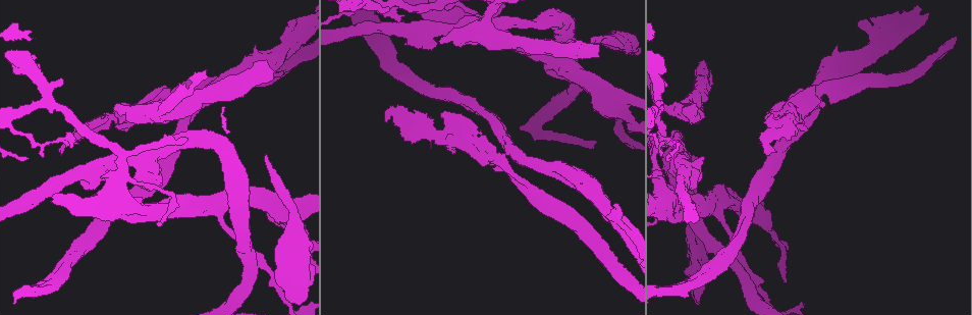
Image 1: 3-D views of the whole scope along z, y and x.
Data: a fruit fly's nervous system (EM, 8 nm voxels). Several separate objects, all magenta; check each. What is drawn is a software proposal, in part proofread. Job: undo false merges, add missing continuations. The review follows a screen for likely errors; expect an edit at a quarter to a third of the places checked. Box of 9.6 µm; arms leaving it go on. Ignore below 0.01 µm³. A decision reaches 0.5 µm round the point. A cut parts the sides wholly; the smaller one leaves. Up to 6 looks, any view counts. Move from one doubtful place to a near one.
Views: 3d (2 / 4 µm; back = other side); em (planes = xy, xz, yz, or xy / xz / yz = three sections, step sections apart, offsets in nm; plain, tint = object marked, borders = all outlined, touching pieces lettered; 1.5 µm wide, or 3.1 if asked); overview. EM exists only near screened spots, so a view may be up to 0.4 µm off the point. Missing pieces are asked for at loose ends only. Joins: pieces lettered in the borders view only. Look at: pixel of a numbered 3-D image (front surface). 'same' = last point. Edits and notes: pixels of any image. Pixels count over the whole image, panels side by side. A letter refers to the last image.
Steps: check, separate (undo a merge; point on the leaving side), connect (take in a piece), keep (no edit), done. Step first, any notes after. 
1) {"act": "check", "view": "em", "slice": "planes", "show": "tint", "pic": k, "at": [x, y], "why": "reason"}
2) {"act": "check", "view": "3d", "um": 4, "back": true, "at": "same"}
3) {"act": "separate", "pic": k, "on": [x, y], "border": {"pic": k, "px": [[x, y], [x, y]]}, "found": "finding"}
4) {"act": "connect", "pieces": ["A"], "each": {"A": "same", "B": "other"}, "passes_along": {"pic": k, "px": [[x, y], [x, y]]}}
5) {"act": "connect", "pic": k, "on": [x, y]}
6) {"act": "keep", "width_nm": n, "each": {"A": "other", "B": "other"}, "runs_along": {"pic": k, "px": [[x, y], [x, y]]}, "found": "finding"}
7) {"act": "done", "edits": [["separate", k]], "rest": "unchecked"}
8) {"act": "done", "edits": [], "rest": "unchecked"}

{"act": "check", "view": "em", "slice": "xy", "step": 8, "show": "tint", "pic": 1, "at": [590, 38], "why": "branch stops here"}

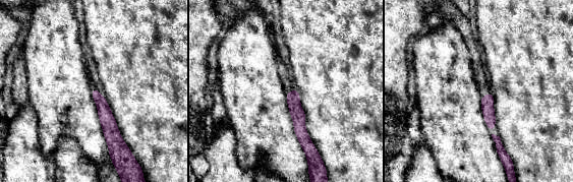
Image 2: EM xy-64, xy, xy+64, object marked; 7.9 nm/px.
{"act": "check", "view": "em", "slice": "yz", "step": 4, "show": "borders", "at": "same", "why": "cut it another way"}

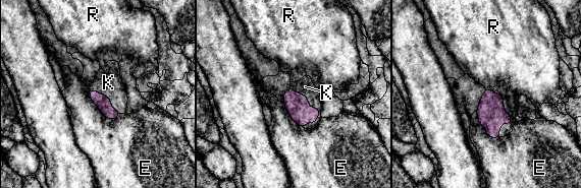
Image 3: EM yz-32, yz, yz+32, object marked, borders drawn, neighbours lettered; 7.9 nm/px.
{"act": "connect", "pieces": ["K"], "width_nm": 110, "each": {"E": "other", "K": "same", "R": "other"}, "passes_along": {"pic": 3, "px": [[103, 103], [108, 97], [108, 82]]}, "found": "the neuron continues"}

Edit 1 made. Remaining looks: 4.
{"act": "check", "view": "overview"}

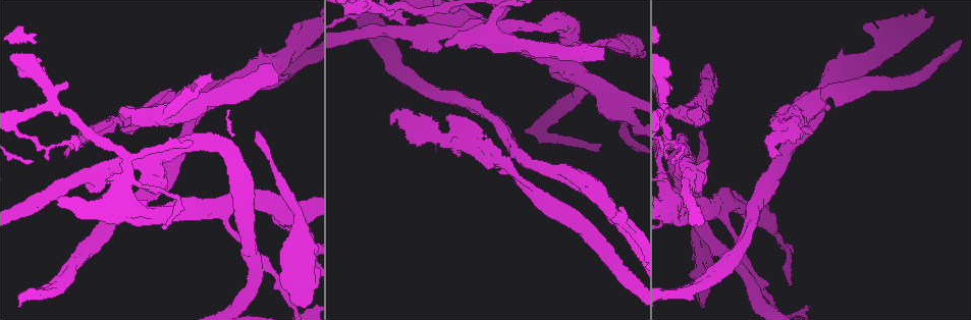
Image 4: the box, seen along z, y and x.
{"act": "check", "view": "em", "slice": "xz", "step": 8, "show": "borders", "pic": 4, "at": [604, 59]}

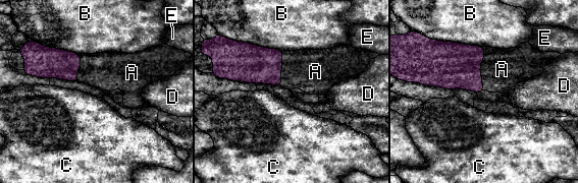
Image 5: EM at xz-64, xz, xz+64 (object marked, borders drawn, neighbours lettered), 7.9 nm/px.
{"act": "check", "view": "em", "slice": "planes", "show": "borders", "at": "same", "why": "another direction"}

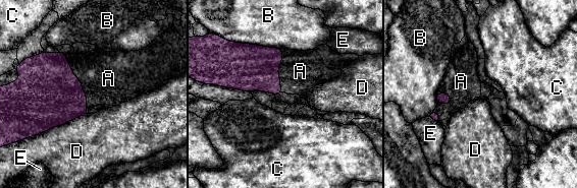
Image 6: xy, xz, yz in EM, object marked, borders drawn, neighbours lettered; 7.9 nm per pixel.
{"act": "connect", "pieces": ["A"], "longest_contact_nm": ["A", 460], "each": {"A": "same", "B": "other", "C": "other", "D": "other", "E": "other"}, "passes_along": {"pic": 6, "px": [[51, 96], [79, 80], [108, 78]]}, "found": "it goes on there"}

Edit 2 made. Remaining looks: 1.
{"act": "done", "edits": [["connect", 3], ["connect", 6]], "rest": "unchecked"}

